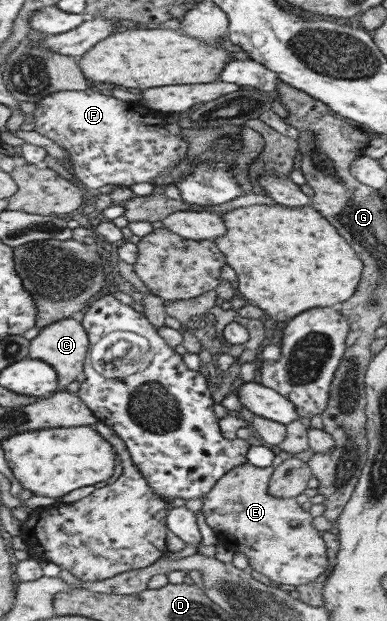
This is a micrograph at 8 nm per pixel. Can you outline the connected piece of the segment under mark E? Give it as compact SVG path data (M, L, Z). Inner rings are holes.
M251 463L236 468L234 471L223 475L212 493L207 493L200 500L203 501L204 522L214 531L218 539L227 544L234 552L243 553L247 558L249 567L258 572L266 581L277 584L305 585L323 575L329 569L329 561L325 556L325 543L321 538L318 528L313 527L313 516L308 511L303 511L295 502L295 499L284 500L269 495L269 483L275 467L255 467ZM291 521L297 521L298 526L291 527Z

